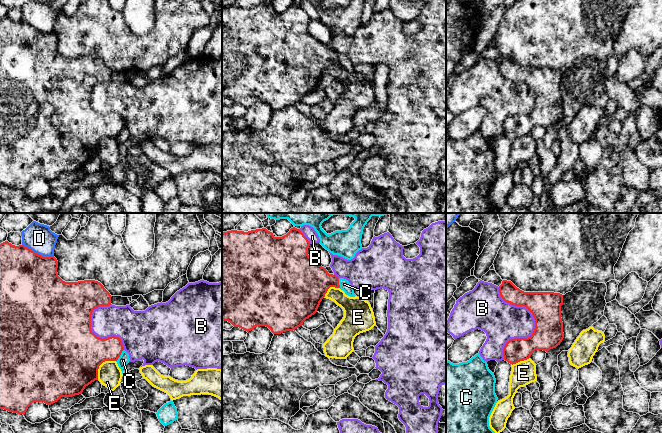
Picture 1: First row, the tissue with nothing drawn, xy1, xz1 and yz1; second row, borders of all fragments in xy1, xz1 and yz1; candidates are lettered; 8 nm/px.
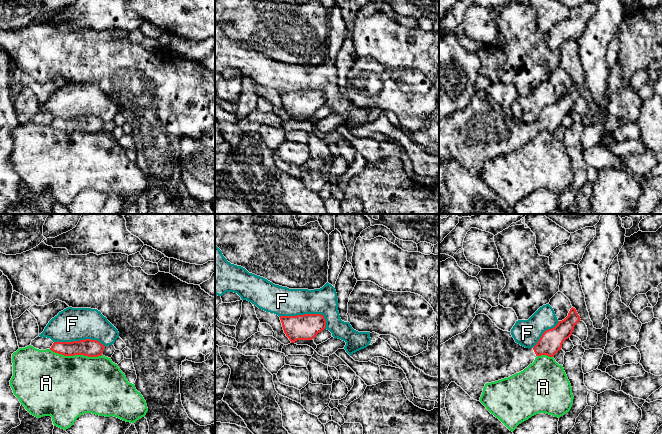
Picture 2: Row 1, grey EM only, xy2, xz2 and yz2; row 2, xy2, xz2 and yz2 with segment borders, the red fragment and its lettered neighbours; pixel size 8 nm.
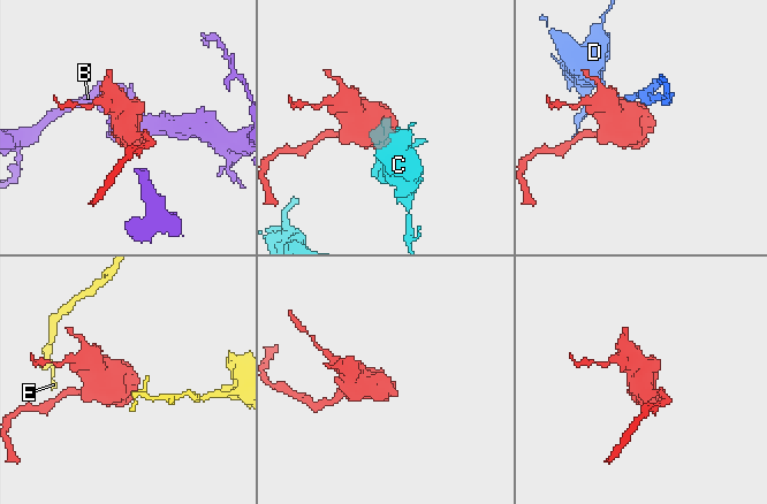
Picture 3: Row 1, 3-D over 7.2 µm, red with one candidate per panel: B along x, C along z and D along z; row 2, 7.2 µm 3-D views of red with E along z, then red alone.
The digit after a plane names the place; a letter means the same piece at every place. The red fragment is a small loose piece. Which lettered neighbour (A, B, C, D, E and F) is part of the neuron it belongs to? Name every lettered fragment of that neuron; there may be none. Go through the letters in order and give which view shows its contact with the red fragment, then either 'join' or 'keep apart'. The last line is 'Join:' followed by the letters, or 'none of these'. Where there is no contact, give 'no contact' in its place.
A: meets red in xy2; keep apart
B: meets red in yz1; keep apart
C: meets red in xy1; keep apart
D: meets red in xy1; keep apart
E: meets red in xy1; keep apart
F: meets red in xz2; keep apart
Join: none of these

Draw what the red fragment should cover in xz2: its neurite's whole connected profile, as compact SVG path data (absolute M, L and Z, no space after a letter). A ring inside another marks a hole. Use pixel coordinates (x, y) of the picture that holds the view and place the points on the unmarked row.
M321 90L280 92L280 96L291 119L297 116L312 116L326 103L326 96Z

